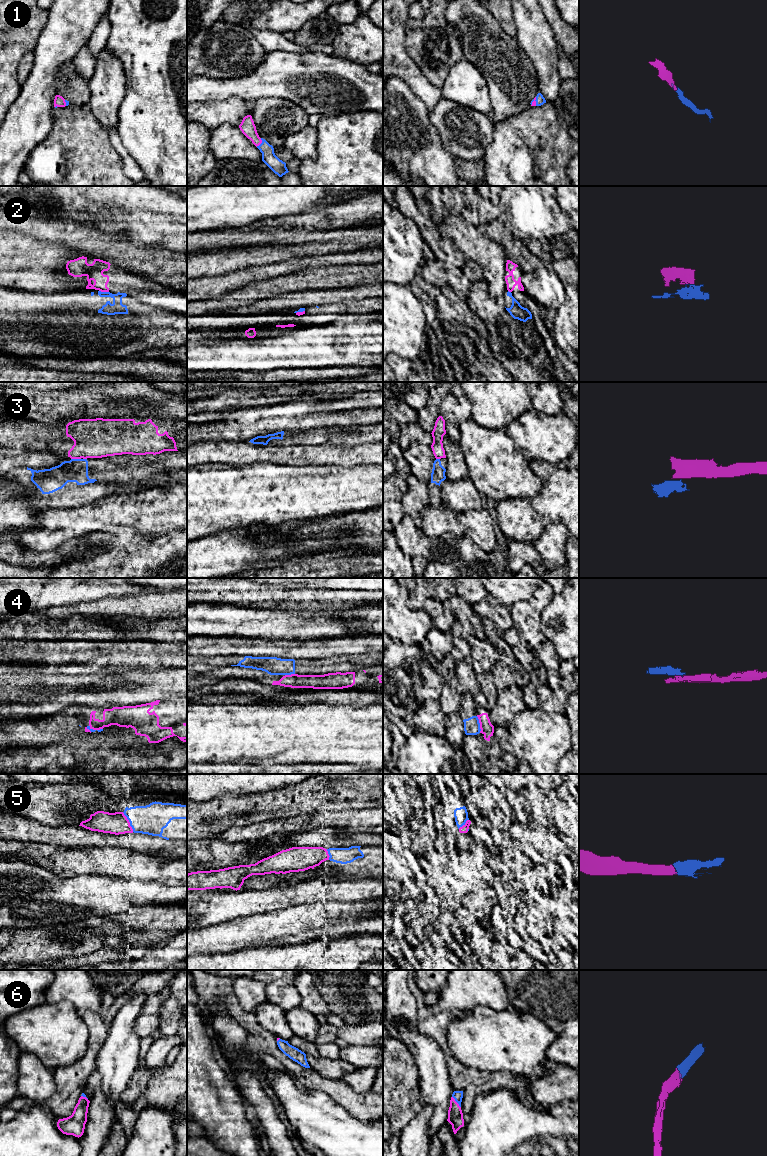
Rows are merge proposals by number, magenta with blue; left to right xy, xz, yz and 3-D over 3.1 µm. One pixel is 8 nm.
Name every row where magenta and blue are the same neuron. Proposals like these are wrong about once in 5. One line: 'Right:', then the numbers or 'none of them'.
Right: 1, 5, 6

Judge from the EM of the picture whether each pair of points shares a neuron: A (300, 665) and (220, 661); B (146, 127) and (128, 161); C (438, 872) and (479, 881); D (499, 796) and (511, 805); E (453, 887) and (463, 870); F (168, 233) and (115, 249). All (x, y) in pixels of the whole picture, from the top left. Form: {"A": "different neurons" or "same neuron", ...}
{"A": "same neuron", "B": "different neurons", "C": "different neurons", "D": "same neuron", "E": "different neurons", "F": "different neurons"}

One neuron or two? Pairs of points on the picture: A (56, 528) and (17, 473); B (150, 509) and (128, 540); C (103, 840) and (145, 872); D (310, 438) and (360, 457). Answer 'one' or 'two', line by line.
A: two
B: two
C: two
D: two

